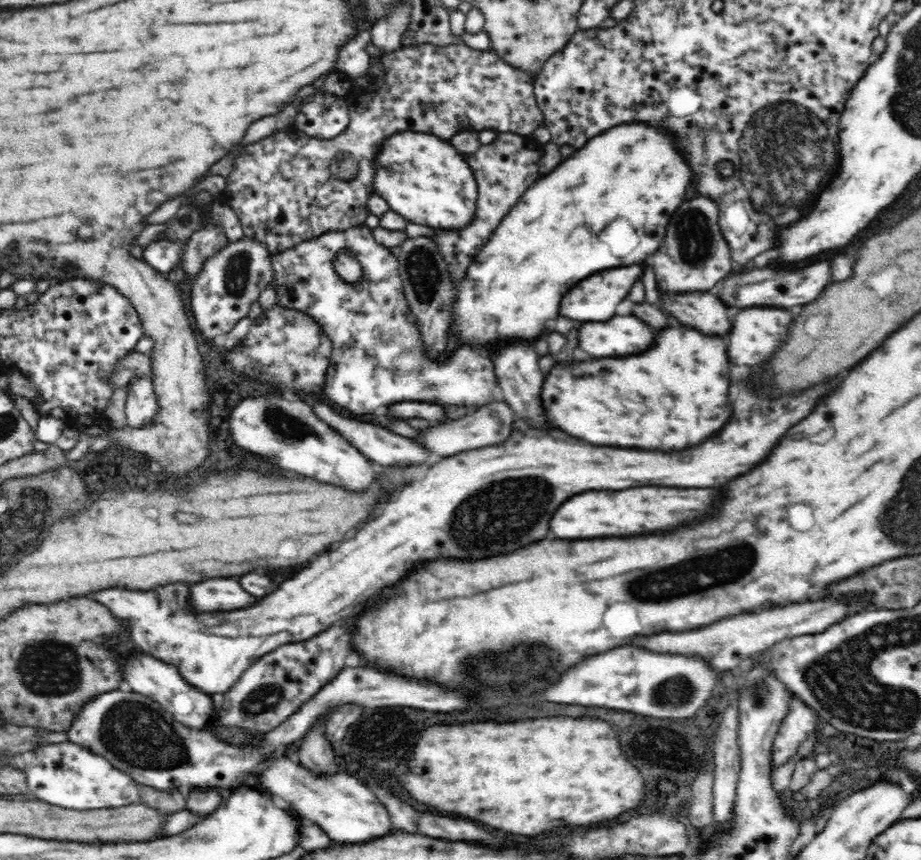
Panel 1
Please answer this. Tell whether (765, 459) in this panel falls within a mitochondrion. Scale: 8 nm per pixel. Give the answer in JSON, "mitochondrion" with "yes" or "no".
{"mitochondrion":"no"}

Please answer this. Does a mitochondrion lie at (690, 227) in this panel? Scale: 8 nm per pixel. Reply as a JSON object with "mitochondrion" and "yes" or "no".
{"mitochondrion":"yes"}

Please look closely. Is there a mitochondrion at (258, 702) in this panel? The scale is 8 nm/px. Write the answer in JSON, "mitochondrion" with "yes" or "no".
{"mitochondrion":"yes"}

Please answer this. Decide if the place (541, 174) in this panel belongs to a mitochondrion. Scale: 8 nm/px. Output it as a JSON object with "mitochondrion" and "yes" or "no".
{"mitochondrion":"no"}

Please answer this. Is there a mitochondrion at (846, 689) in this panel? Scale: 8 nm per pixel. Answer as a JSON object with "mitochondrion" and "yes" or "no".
{"mitochondrion":"yes"}

